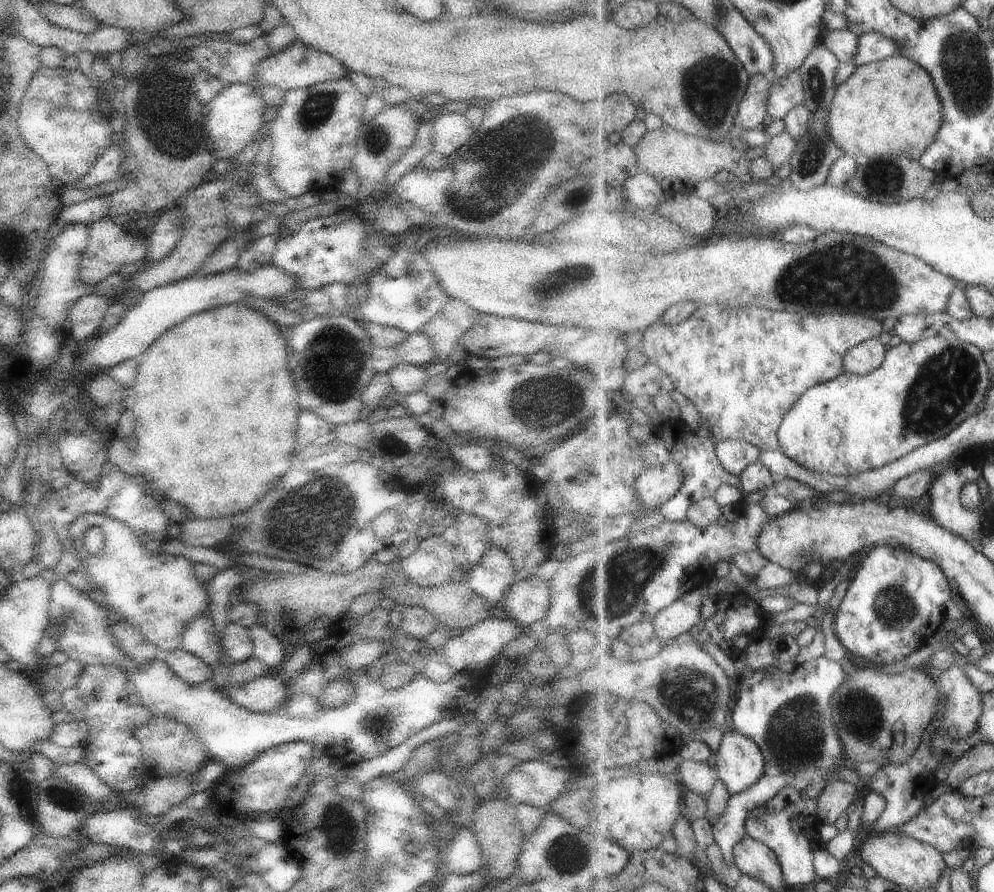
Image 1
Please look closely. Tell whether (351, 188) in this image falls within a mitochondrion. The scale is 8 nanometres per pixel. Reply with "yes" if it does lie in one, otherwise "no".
no

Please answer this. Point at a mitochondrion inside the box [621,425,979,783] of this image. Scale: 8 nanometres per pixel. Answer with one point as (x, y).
(793, 733)

